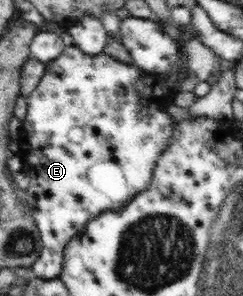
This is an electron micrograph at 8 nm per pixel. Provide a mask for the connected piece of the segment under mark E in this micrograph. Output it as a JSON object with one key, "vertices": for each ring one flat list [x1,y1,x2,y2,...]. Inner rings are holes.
{"vertices":[[168,16,158,19,158,22,160,22,160,26,164,28,164,32,166,32,168,36,172,36,172,38,181,45,181,50,183,51,183,67,179,69,176,74,148,74,148,72,144,72,144,69,129,67,128,65,118,63,116,59,104,53,90,56,73,45,66,45,60,57,56,57,54,61,47,63,46,73,44,73,42,80,38,83,36,89,32,91,32,94,26,98,28,111,24,120,21,121,22,129,19,131,17,138,17,142,22,147,18,149,16,155,24,162,23,171,30,177,30,186,27,189,27,200,32,208,33,218,41,233,43,243,43,248,38,259,36,259,35,263,32,263,30,267,37,275,37,278,43,278,44,280,58,278,63,266,63,249,66,247,68,240,71,240,79,231,83,230,85,225,91,219,98,217,100,213,107,212,108,210,122,209,134,195,140,195,140,193,146,191,146,189,150,187,150,183,152,183,152,172,157,157,169,146,176,128,176,123,164,112,164,108,169,103,172,103,174,95,182,91,179,90,174,83,188,78,188,54,186,54,183,39,192,34,197,36,197,32,191,27,191,24,174,24,170,21]]}

